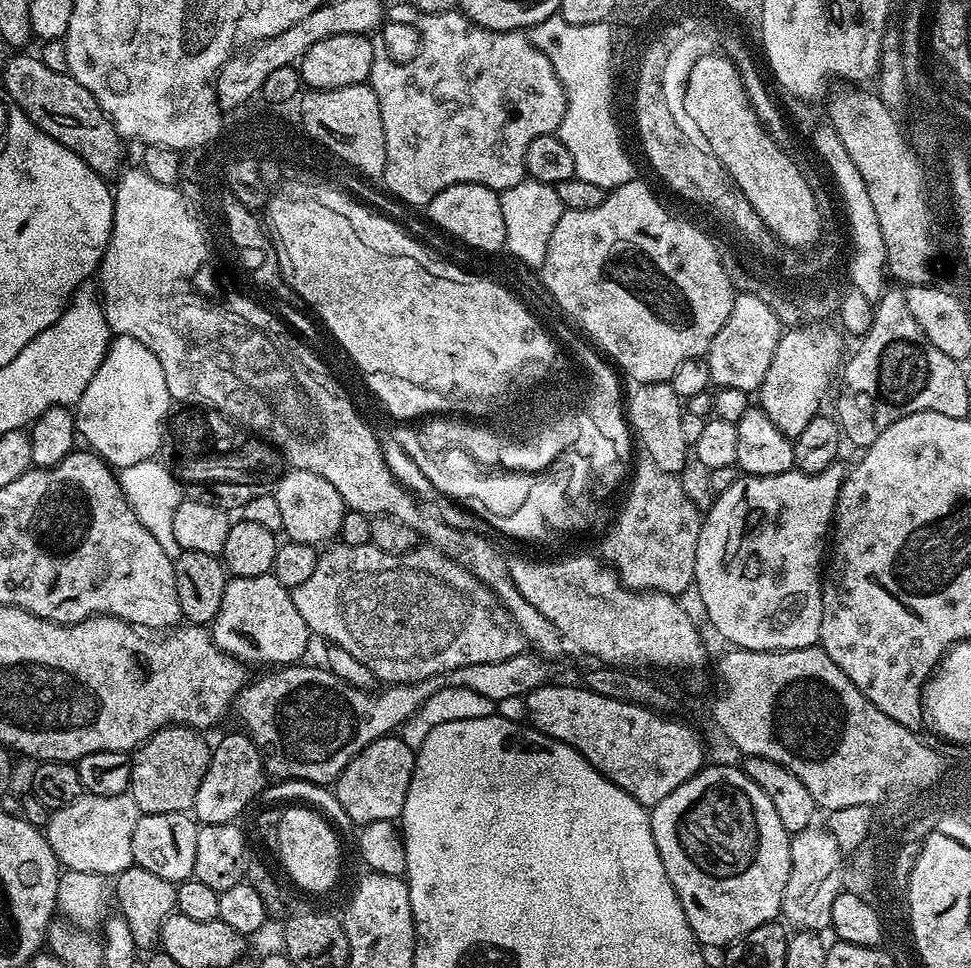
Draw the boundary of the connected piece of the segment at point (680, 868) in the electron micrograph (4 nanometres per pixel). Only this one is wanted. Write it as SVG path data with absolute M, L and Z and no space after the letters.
M710 764L682 782L678 790L666 794L650 812L654 846L658 846L662 866L678 894L678 902L682 902L686 922L690 922L690 930L694 930L701 945L709 949L719 944L734 944L750 934L750 930L771 924L781 915L782 898L790 878L792 845L790 834L778 819L770 798L746 778L743 767Z

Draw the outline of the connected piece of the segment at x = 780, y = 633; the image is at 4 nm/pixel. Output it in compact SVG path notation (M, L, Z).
M837 462L817 476L807 476L804 472L783 472L773 476L745 476L738 478L738 486L748 486L750 502L758 512L766 514L766 522L774 522L774 538L756 538L752 542L750 564L754 570L748 570L744 564L738 568L732 566L724 572L720 558L712 550L708 552L708 532L712 522L702 522L698 534L698 554L696 555L696 578L694 586L706 602L707 623L713 624L726 639L729 645L749 652L789 652L799 648L813 647L820 639L822 626L822 561L826 556L824 539L829 539L830 529L836 514L836 499L840 487L844 484L846 468Z

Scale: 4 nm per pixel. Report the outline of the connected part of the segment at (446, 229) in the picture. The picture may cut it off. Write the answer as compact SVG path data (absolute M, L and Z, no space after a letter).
M481 184L446 186L426 206L427 219L452 240L477 252L496 252L507 245L506 221L502 219L500 193Z

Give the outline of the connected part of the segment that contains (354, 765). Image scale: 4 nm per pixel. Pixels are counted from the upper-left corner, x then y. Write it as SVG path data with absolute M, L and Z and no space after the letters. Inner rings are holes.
M389 734L370 742L353 758L334 781L336 800L340 808L356 823L363 826L370 822L399 821L404 815L406 794L414 774L416 753L396 734Z

